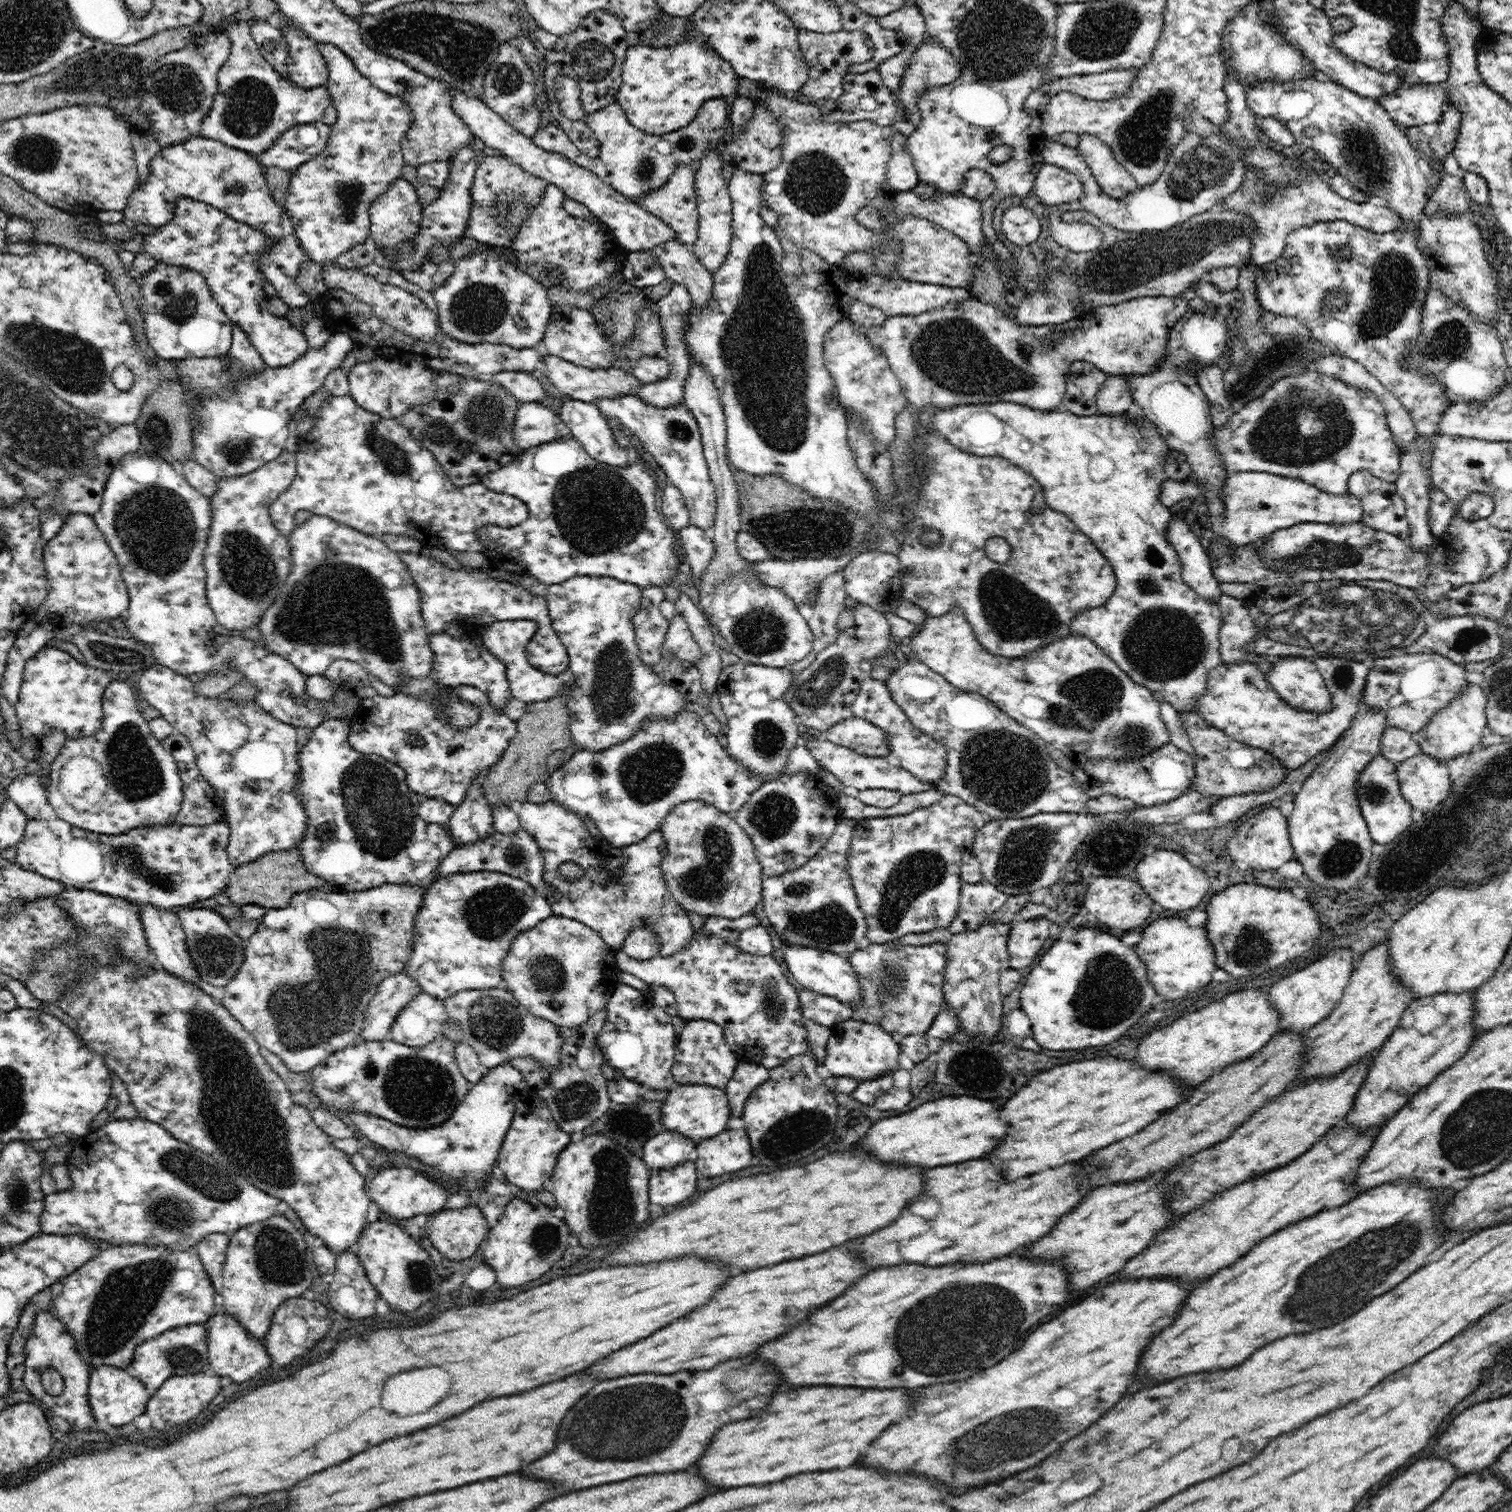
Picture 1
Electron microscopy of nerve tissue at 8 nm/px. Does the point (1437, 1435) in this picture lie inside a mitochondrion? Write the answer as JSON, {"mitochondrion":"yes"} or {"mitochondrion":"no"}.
{"mitochondrion":"no"}

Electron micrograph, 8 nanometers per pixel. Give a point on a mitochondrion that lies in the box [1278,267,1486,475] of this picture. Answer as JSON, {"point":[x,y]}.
{"point":[1448,342]}

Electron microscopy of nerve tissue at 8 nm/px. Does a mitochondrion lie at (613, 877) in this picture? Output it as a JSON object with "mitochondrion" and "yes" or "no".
{"mitochondrion":"no"}

